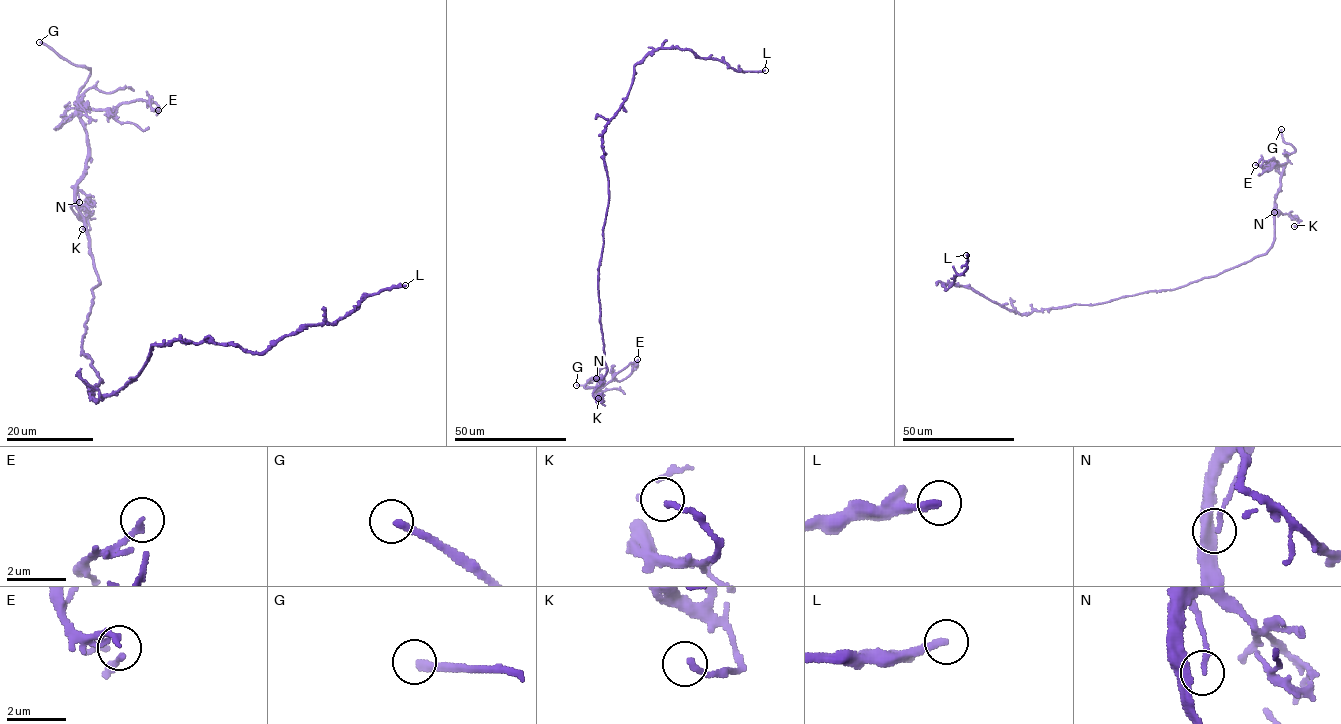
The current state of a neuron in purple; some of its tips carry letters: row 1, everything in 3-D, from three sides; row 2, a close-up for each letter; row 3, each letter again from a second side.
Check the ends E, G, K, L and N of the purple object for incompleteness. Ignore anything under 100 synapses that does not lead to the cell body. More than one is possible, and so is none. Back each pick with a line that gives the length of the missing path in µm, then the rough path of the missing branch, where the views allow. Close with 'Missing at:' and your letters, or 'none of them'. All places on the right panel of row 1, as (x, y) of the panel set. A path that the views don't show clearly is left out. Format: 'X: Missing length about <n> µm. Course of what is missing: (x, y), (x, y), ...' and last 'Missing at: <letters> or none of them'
G: Missing length about 25 µm. Course of what is missing: (1281, 129), (1269, 109), (1272, 97)
Missing at: G

